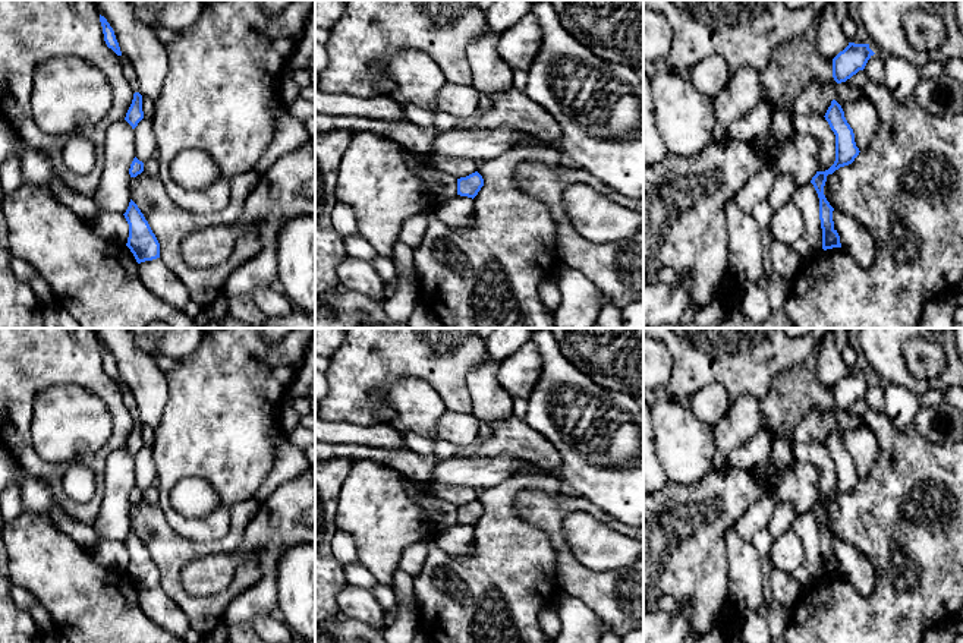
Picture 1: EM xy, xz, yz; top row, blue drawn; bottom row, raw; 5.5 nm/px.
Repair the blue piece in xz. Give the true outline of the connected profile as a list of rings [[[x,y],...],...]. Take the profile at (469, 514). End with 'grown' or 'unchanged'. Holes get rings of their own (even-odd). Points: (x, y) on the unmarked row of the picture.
[[[475,499],[466,505],[457,507],[457,523],[473,527],[482,514],[484,507],[478,499]]]; unchanged

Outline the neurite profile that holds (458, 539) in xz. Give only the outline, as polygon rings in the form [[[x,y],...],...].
[[[456,523],[446,530],[437,532],[435,545],[449,555],[468,557],[473,552],[473,527]]]

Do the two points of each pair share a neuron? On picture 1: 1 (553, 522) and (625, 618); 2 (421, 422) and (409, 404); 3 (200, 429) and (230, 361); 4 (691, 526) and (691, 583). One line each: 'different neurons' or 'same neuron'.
1: same neuron
2: same neuron
3: same neuron
4: same neuron

